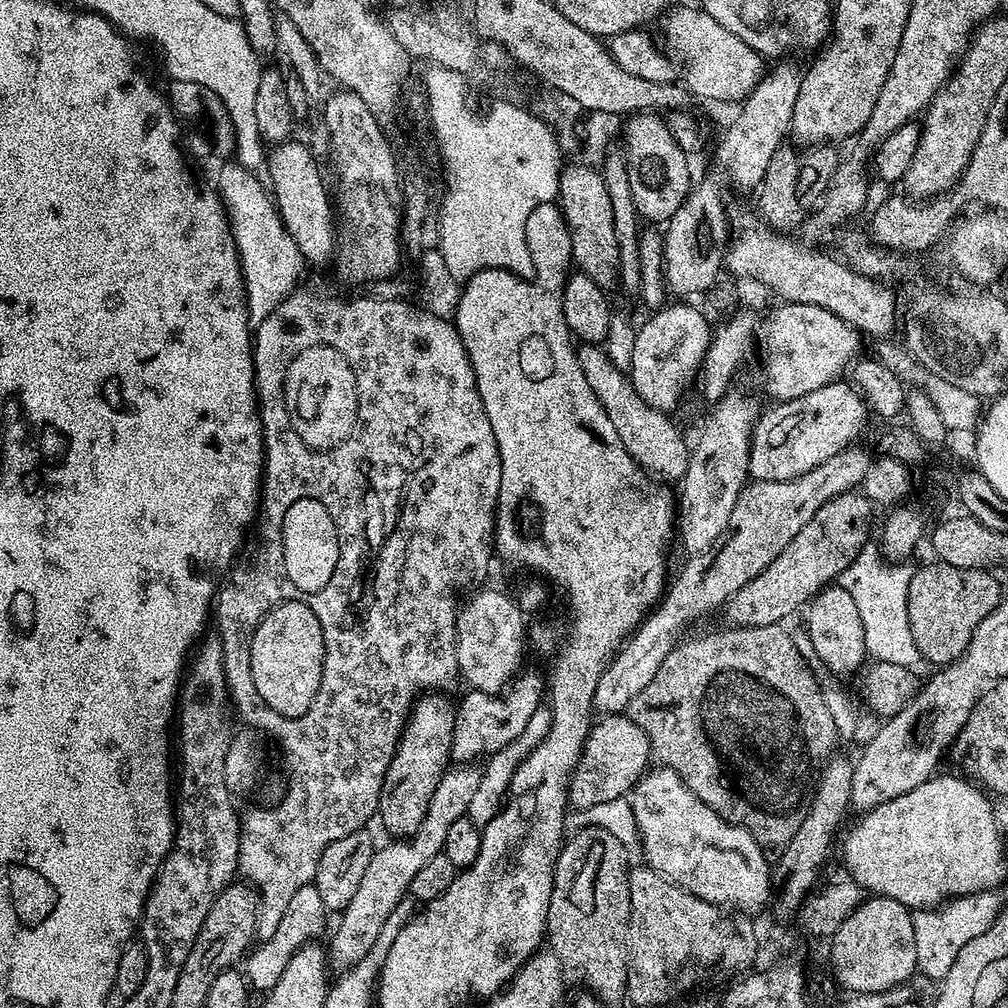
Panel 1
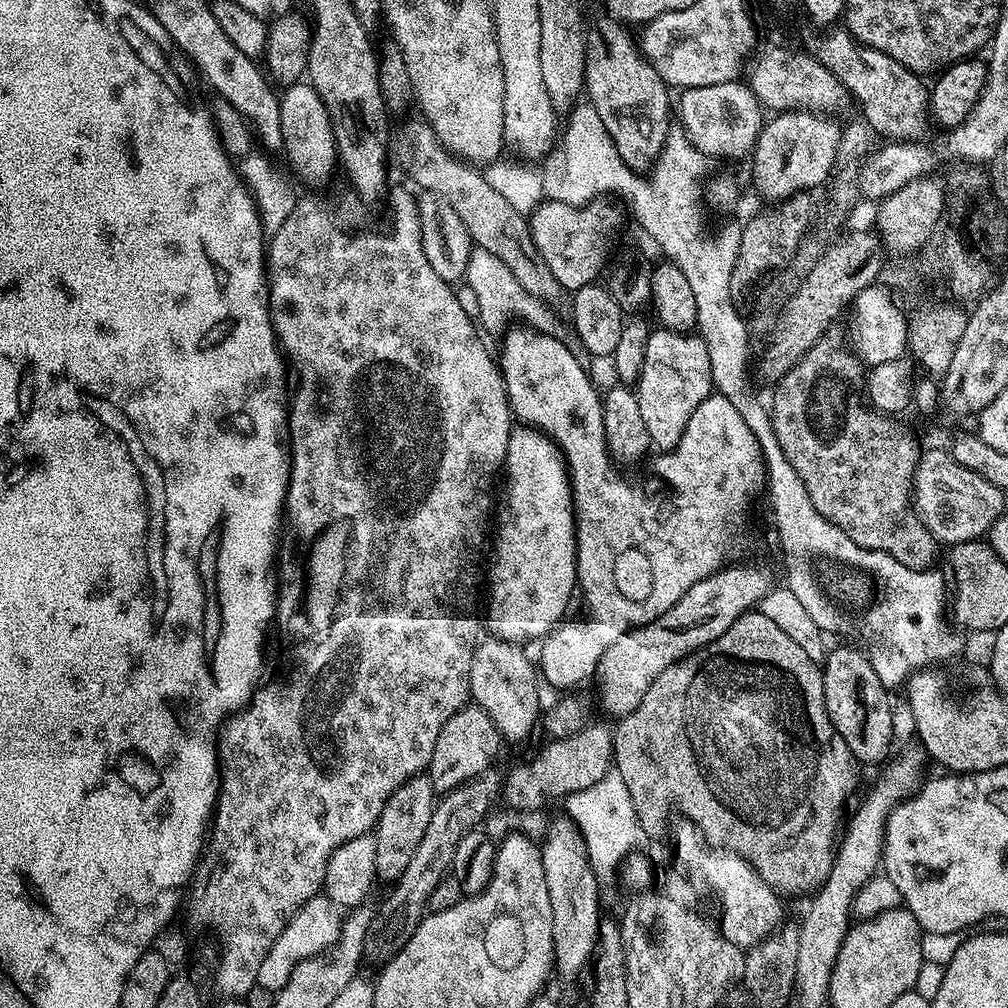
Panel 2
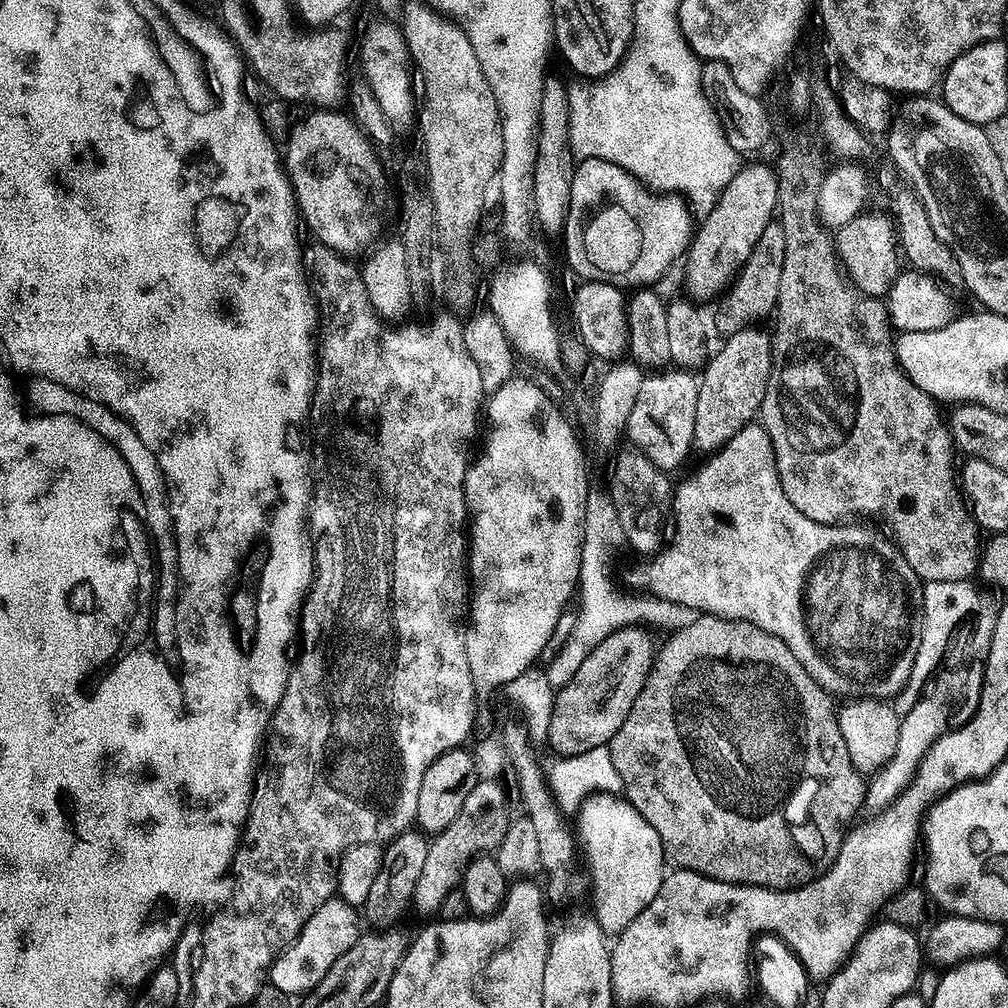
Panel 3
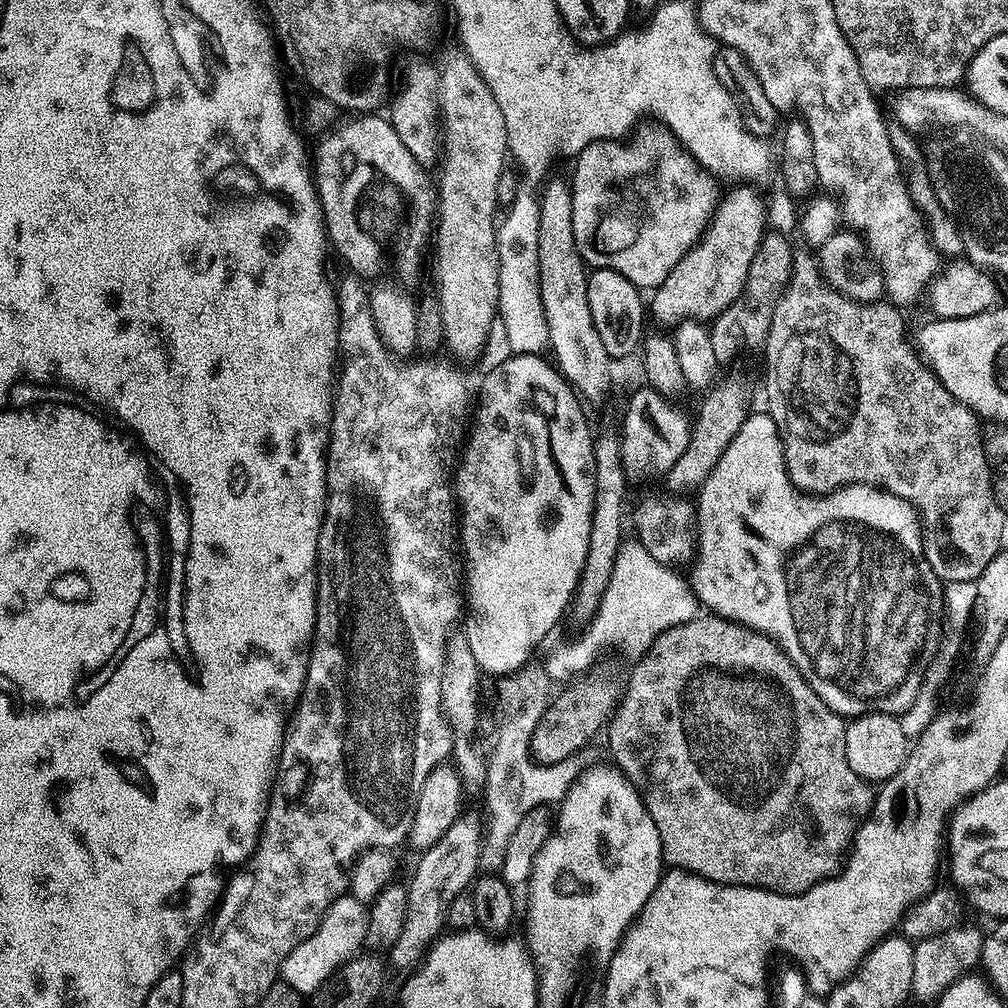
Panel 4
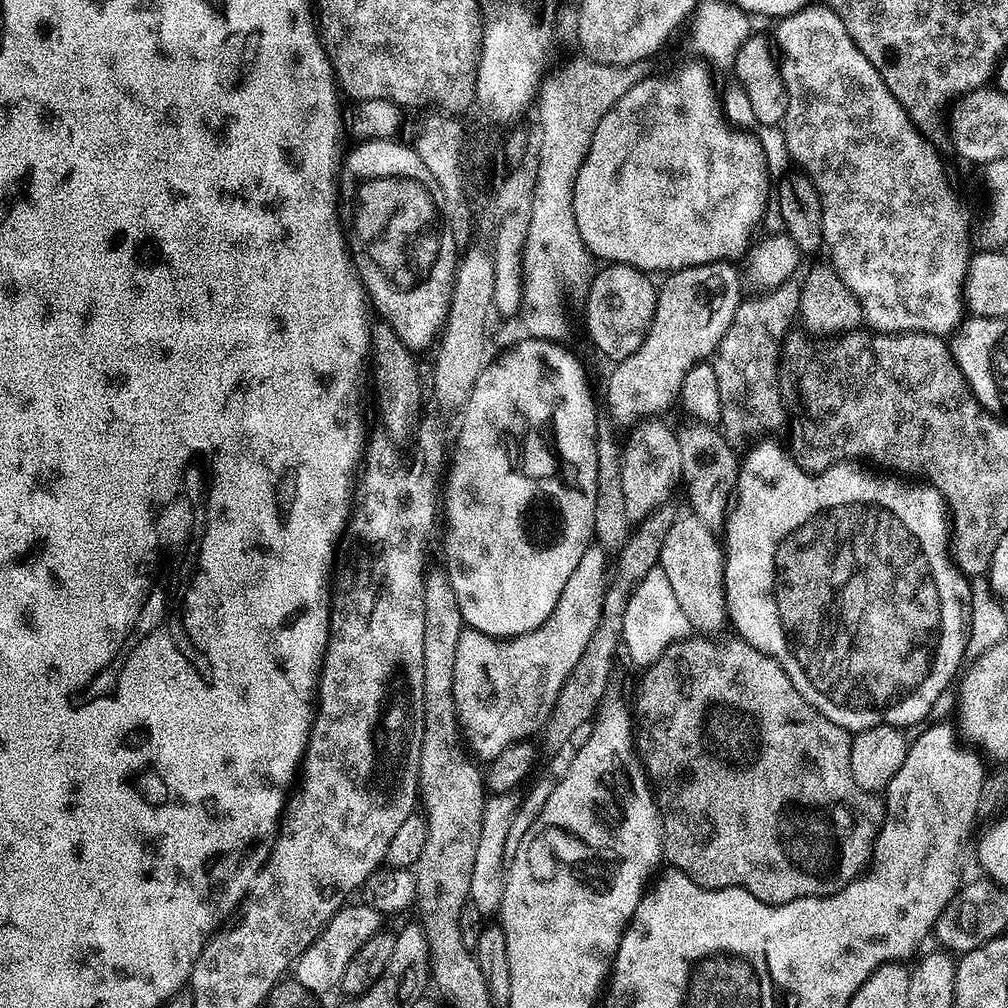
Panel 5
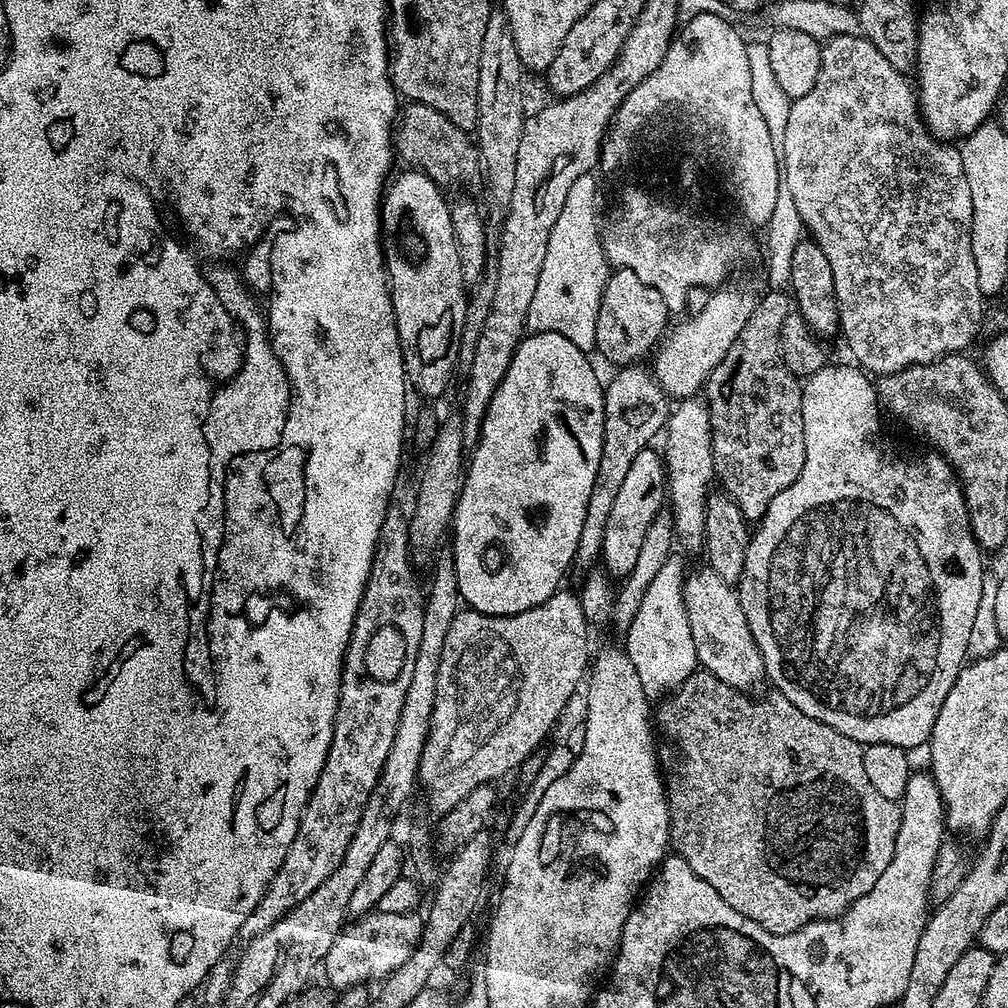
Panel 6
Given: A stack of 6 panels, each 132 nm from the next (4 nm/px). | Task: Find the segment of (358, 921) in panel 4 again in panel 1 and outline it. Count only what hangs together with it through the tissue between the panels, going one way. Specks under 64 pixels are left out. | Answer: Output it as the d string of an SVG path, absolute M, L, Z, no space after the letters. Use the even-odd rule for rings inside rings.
M315 883L302 886L294 898L290 898L290 903L286 905L286 914L282 914L282 922L278 922L271 938L259 941L247 953L246 961L248 965L242 968L242 971L251 987L260 991L260 994L271 992L272 987L282 978L282 970L290 966L290 958L298 954L302 946L313 943L317 939L316 935L324 928L324 923L330 919L328 908L322 902L322 894L318 894Z

